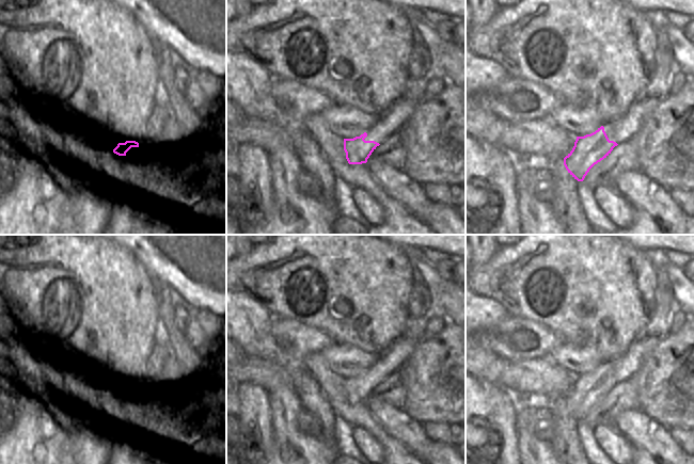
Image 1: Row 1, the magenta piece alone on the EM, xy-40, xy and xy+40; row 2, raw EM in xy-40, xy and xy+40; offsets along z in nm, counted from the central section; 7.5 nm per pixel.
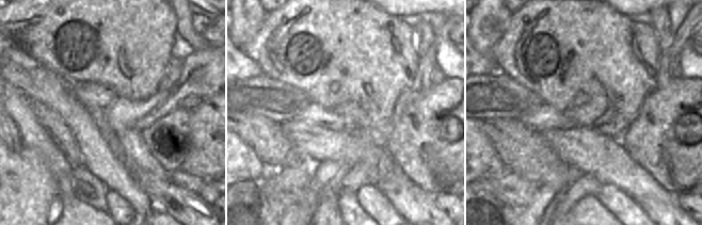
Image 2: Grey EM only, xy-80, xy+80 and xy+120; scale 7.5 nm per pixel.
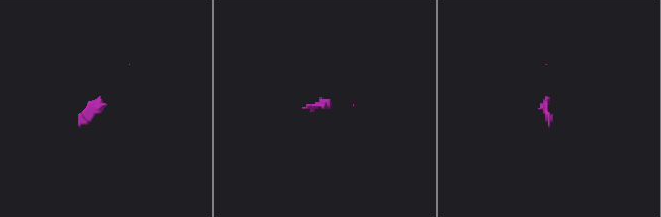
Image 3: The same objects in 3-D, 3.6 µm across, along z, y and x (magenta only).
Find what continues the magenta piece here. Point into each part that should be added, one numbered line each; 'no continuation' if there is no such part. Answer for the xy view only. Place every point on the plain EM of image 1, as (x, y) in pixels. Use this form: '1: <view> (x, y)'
no continuation

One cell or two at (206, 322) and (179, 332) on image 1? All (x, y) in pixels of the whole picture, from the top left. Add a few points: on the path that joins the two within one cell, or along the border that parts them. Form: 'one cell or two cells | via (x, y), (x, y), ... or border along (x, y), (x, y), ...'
one cell | via (199, 317), (191, 317), (184, 324)

